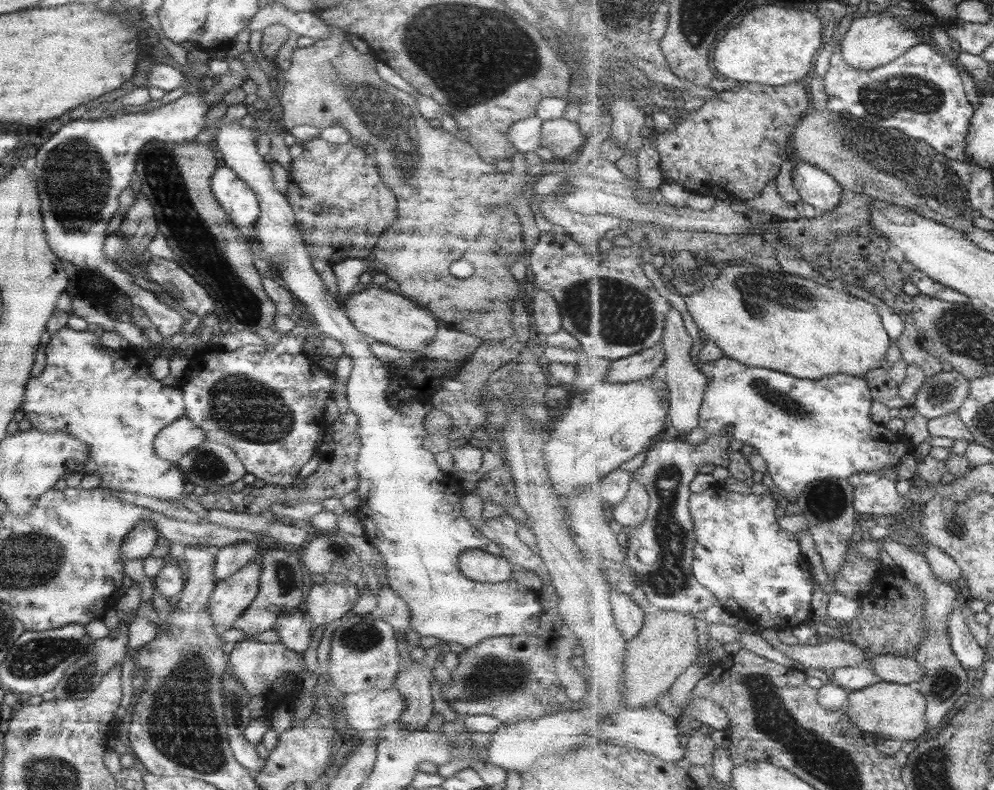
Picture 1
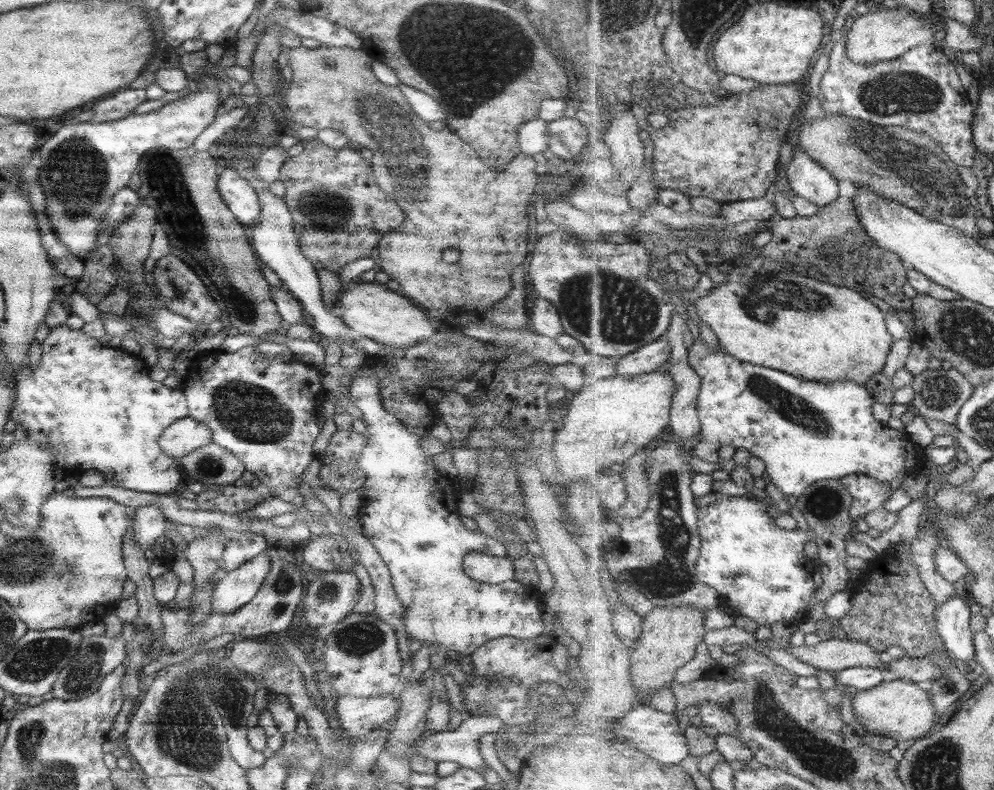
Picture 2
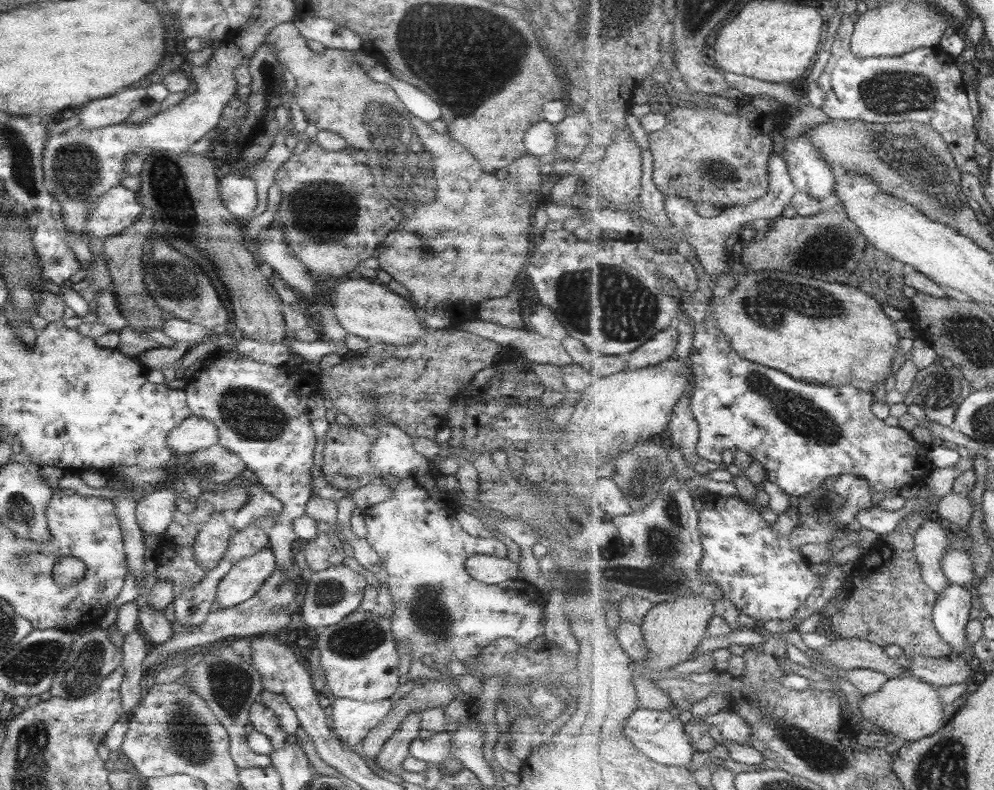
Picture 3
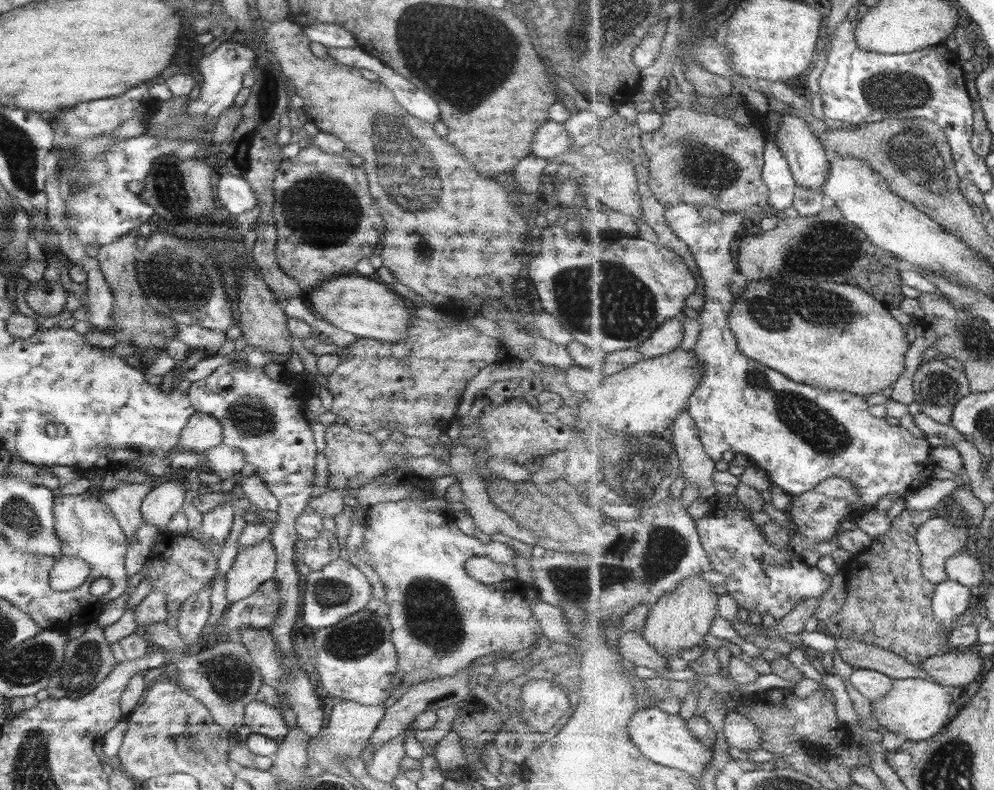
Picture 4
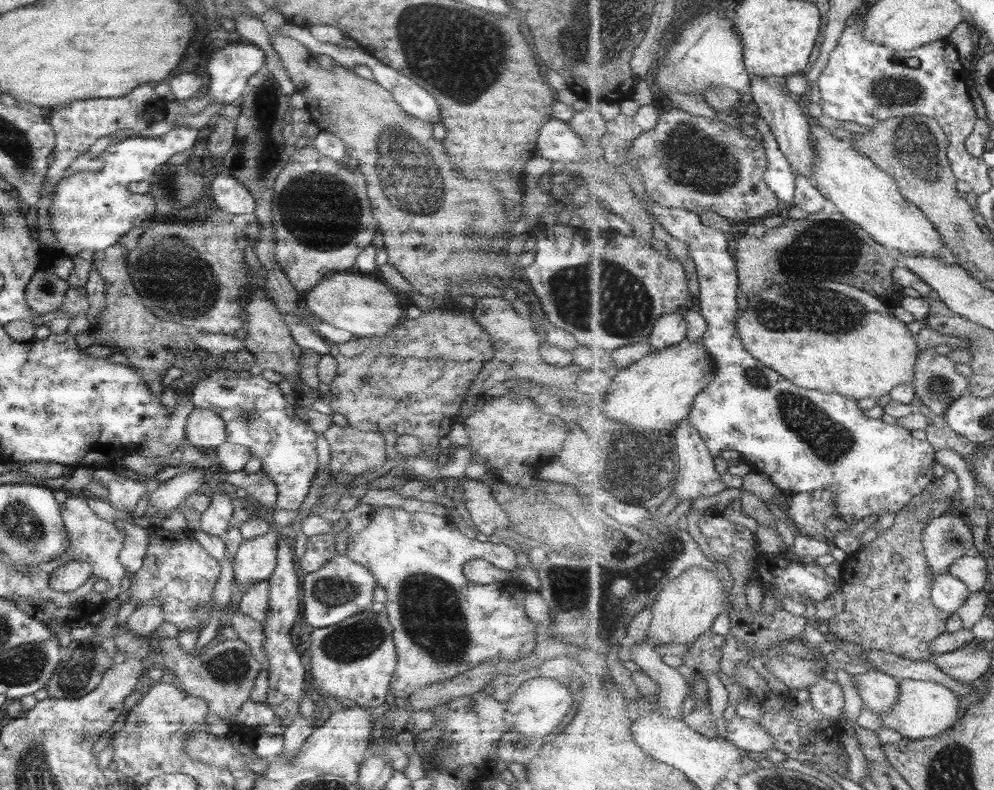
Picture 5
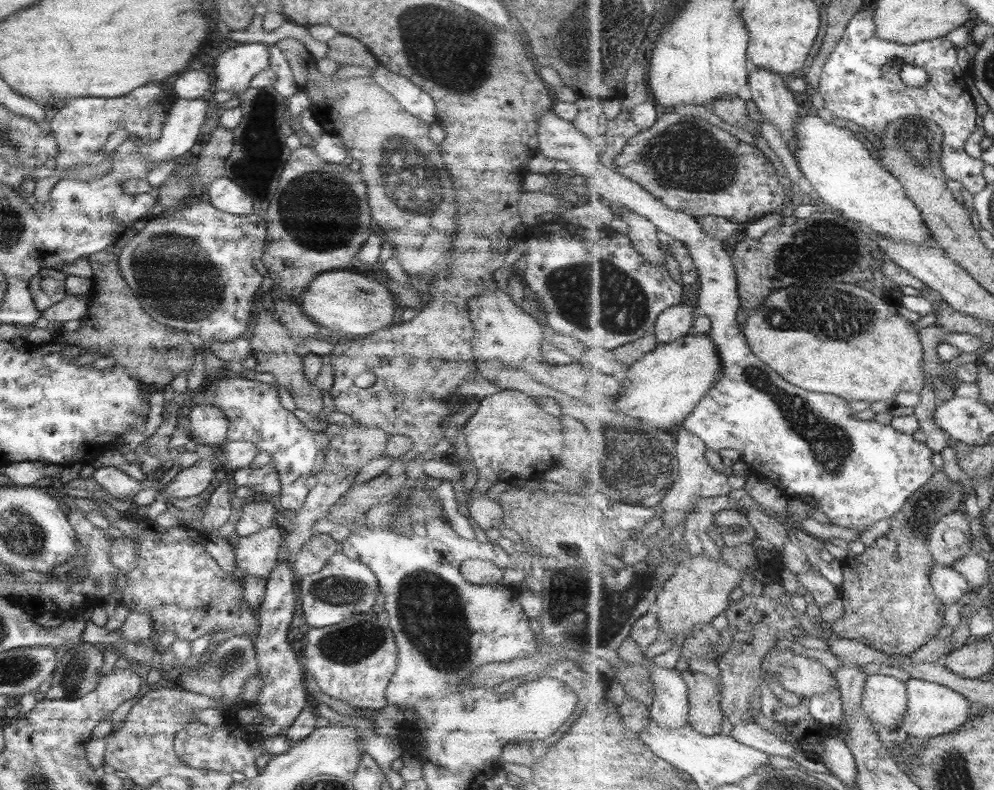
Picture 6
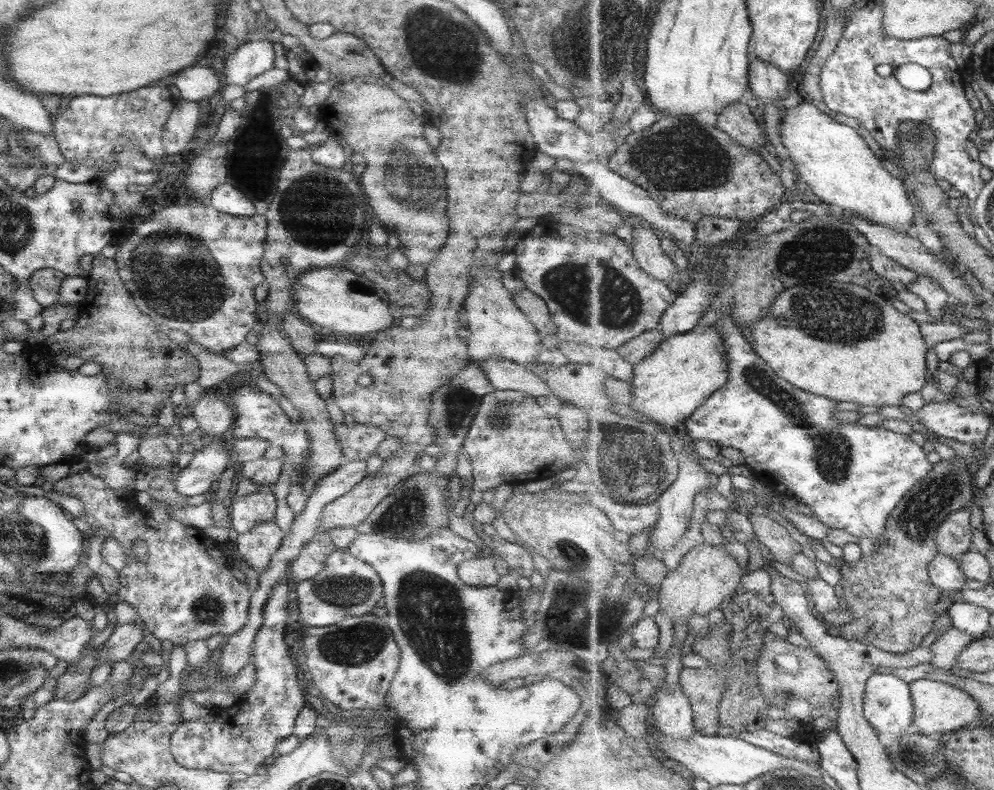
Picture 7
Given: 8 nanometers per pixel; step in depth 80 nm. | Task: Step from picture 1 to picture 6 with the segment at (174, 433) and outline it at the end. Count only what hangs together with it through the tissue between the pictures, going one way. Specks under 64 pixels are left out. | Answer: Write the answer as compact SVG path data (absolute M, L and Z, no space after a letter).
M190 401L185 424L190 438L197 444L211 444L217 450L225 442L228 422L220 408Z

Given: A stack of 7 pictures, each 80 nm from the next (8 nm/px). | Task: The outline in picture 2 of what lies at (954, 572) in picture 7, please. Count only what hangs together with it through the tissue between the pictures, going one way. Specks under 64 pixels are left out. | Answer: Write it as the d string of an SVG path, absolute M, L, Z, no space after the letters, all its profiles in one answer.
M965 593L957 594L943 603L936 612L938 633L944 640L947 651L962 666L970 660L977 660L977 649L975 649L974 632L972 631L973 614L971 614L971 606L967 599Z

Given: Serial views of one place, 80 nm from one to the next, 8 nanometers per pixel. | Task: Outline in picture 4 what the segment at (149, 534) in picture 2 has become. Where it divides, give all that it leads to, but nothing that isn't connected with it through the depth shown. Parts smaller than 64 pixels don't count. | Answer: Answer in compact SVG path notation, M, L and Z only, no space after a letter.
M184 476L171 481L166 479L165 482L152 487L139 506L141 521L155 526L158 531L165 530L173 514L181 511L183 496L188 486Z

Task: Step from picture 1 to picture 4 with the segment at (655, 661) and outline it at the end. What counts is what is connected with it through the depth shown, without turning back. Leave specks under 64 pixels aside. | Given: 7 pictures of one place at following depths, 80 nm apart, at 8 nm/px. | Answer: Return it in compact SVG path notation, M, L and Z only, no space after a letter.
M691 576L681 582L675 592L665 594L661 600L652 603L652 612L648 616L641 634L651 643L667 662L673 656L681 658L683 650L691 650L703 644L705 636L710 633L713 621L719 616L717 604L720 596L716 586L699 576Z

